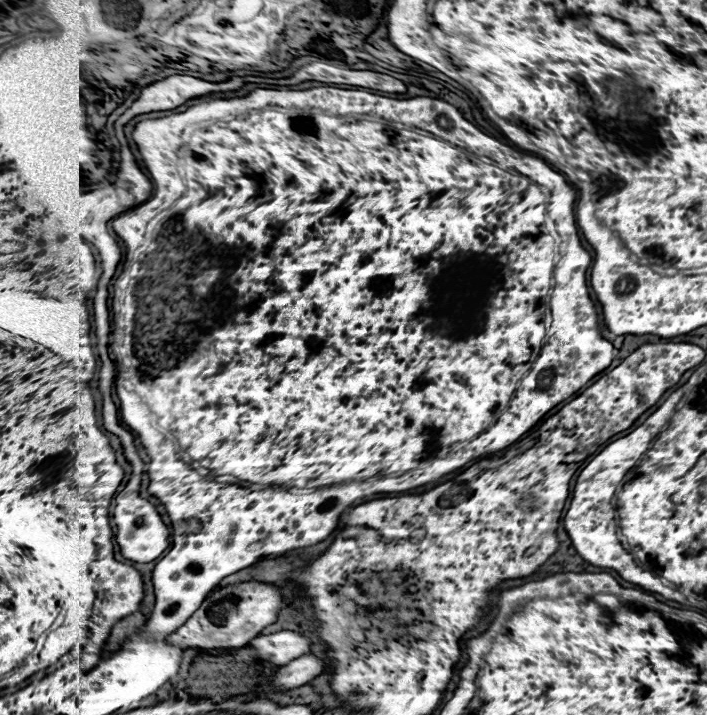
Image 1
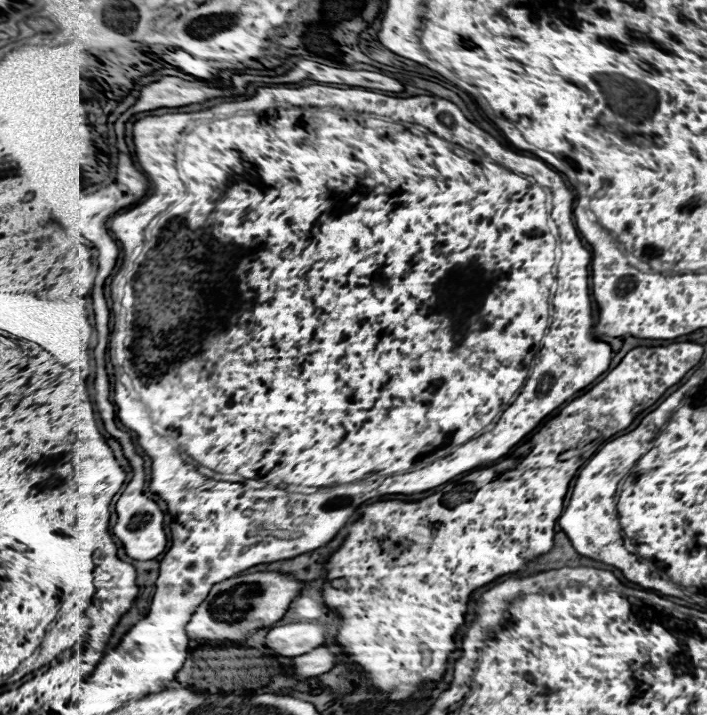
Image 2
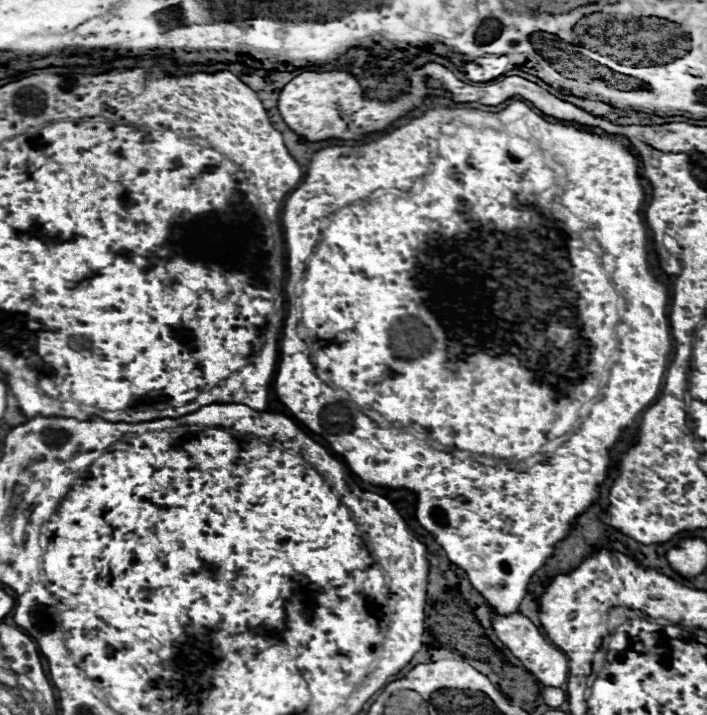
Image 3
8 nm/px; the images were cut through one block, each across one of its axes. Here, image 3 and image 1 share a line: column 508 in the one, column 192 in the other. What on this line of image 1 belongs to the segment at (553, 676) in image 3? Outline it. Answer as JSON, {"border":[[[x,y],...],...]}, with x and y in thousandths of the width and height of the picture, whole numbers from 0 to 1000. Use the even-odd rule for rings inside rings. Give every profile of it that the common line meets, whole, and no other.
{"border":[[[342,814],[334,820],[320,820],[314,825],[300,828],[283,850],[252,878],[252,884],[236,891],[240,901],[259,909],[279,908],[289,912],[328,912],[348,903],[359,890],[368,887],[371,878],[385,873],[399,850],[399,822],[390,817],[368,817],[368,814]]]}

